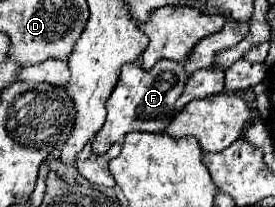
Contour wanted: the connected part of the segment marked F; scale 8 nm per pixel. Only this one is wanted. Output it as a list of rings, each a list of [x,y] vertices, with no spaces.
[[[169,59],[157,61],[157,65],[151,71],[141,69],[139,61],[123,65],[117,87],[113,89],[113,95],[107,101],[107,121],[95,135],[95,141],[91,145],[93,153],[103,155],[113,143],[123,141],[123,137],[131,131],[165,131],[175,117],[175,101],[181,97],[187,79],[189,75],[185,73],[183,63]]]

